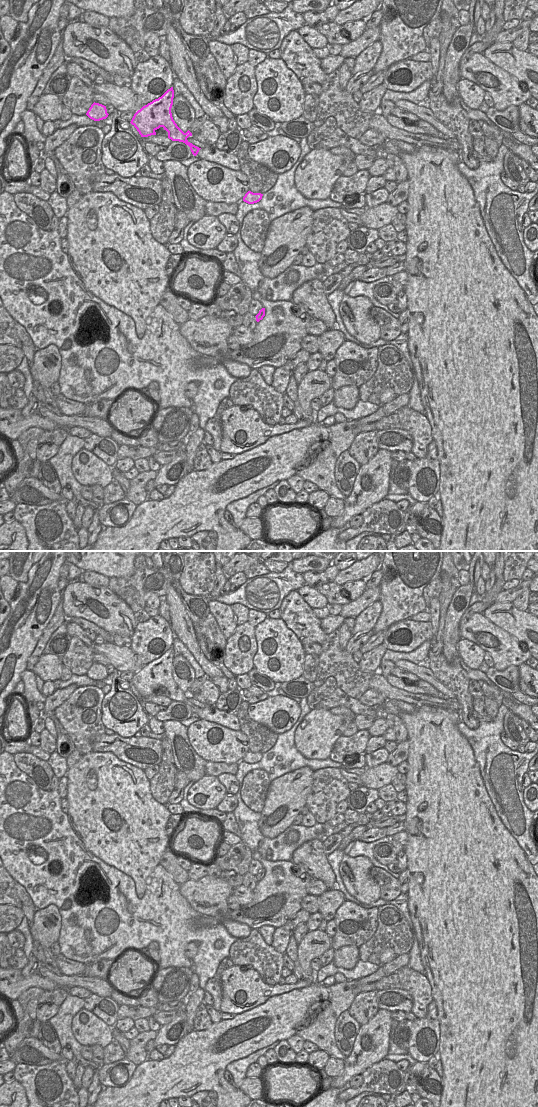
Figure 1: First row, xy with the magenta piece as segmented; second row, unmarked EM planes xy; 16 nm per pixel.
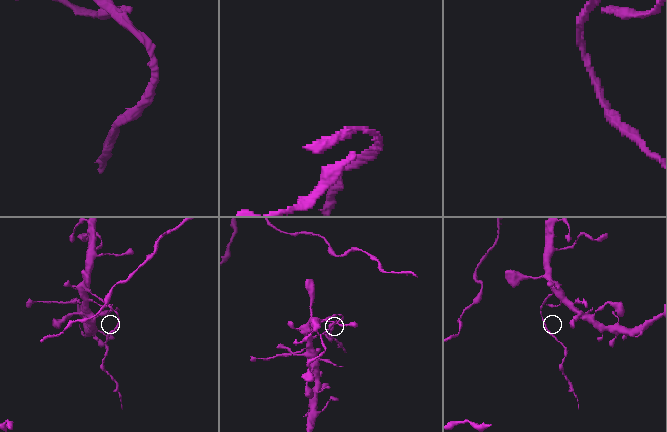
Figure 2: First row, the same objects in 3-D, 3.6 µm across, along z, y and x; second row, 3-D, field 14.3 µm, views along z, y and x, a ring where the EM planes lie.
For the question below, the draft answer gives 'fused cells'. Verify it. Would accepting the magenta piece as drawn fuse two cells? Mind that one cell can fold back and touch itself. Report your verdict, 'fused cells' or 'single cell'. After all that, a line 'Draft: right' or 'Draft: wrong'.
fused cells
Draft: right

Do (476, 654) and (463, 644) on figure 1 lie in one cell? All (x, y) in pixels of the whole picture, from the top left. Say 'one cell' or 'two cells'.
one cell

